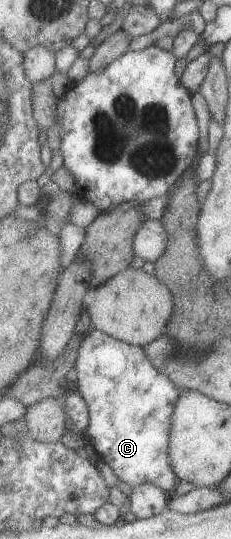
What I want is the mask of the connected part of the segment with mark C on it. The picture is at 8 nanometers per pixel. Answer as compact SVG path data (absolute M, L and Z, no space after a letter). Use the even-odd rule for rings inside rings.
M92 328L82 342L78 359L79 392L90 407L92 422L87 432L93 447L131 488L150 483L173 494L180 481L172 460L173 418L182 396L179 386L154 364L145 347L127 343L97 328Z

